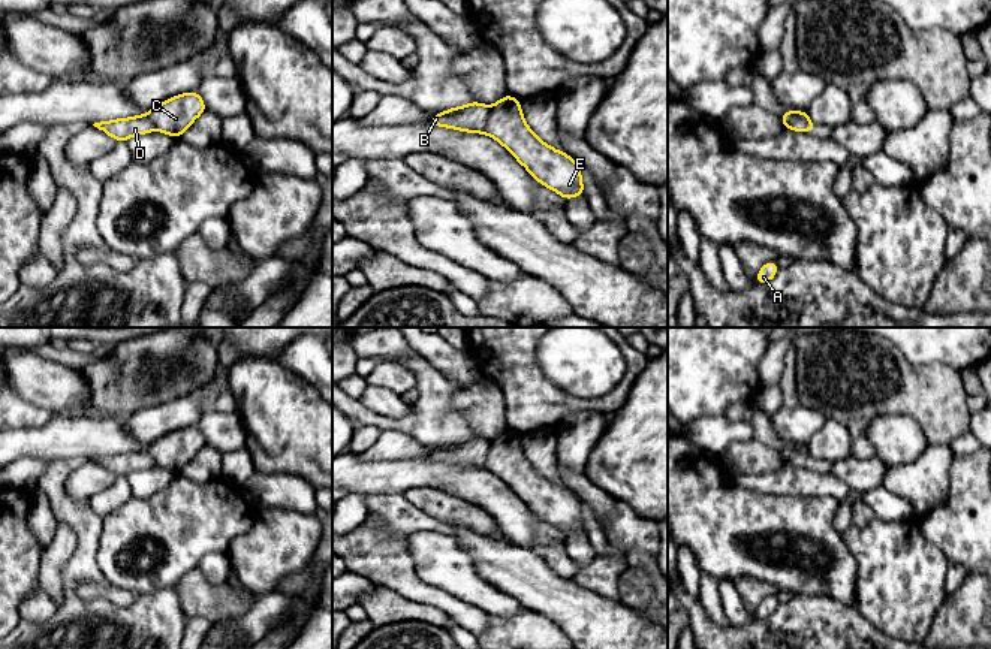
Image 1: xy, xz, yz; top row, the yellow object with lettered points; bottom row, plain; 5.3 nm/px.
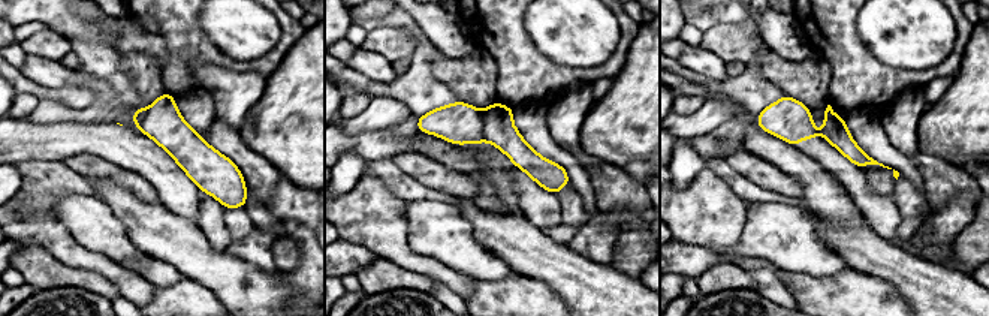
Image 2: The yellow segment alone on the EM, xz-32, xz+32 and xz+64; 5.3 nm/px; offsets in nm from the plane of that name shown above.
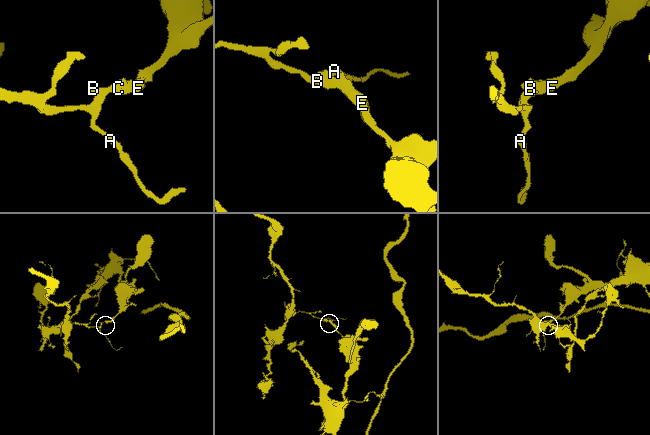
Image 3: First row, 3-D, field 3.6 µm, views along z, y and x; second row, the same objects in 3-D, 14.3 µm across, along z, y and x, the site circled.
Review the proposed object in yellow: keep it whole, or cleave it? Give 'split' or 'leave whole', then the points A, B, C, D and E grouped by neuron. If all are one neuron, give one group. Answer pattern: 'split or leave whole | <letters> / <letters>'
split | A B D / C E

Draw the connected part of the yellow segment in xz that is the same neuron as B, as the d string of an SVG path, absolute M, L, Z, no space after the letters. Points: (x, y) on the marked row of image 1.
M473 100L466 106L457 106L446 109L445 112L434 114L428 124L464 133L470 132L487 135L488 115L490 106Z

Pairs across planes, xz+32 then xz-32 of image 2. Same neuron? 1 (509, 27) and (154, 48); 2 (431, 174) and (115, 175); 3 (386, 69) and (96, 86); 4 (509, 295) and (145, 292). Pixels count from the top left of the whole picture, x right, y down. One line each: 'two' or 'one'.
1: two
2: one
3: one
4: two

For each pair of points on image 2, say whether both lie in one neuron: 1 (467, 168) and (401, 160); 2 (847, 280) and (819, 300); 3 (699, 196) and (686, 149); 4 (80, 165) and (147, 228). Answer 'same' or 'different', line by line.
1: different
2: same
3: different
4: different

